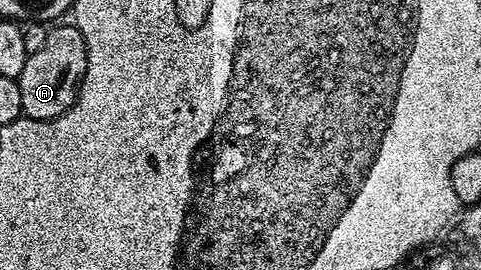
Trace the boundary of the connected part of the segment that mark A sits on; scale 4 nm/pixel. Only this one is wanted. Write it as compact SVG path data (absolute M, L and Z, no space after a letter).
M56 24L49 29L46 44L28 56L25 67L16 79L18 92L22 92L23 117L50 120L62 116L76 102L80 82L88 67L86 44L75 24L60 25L64 24Z

